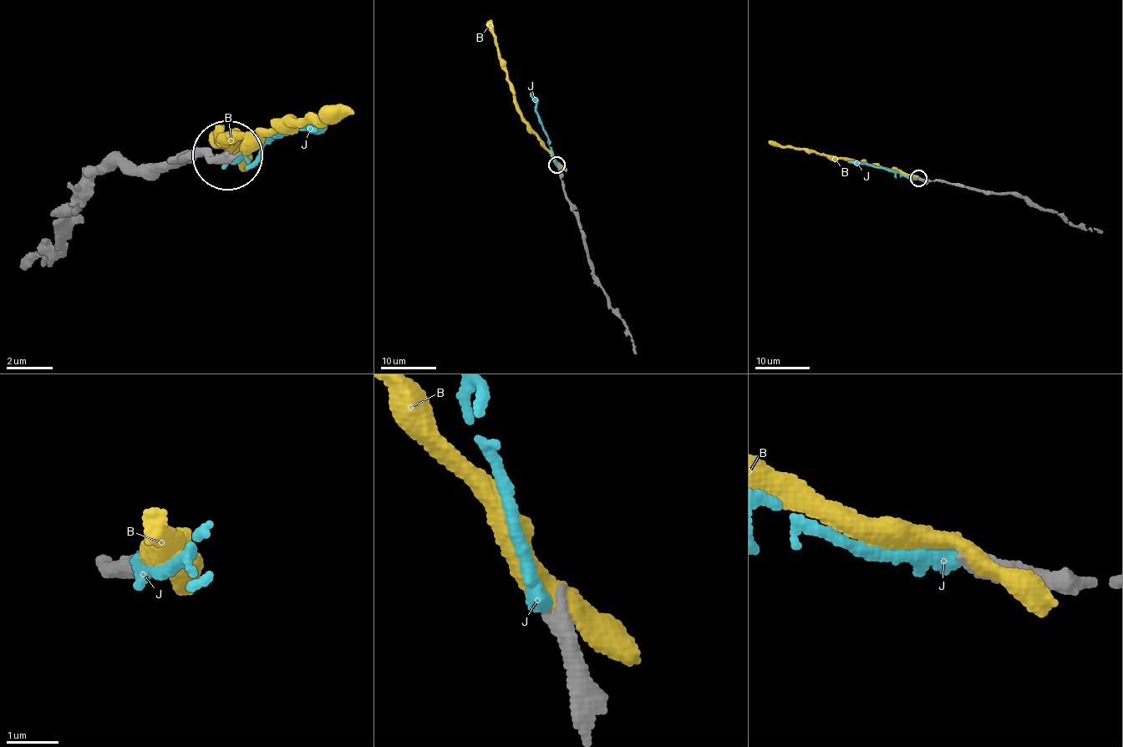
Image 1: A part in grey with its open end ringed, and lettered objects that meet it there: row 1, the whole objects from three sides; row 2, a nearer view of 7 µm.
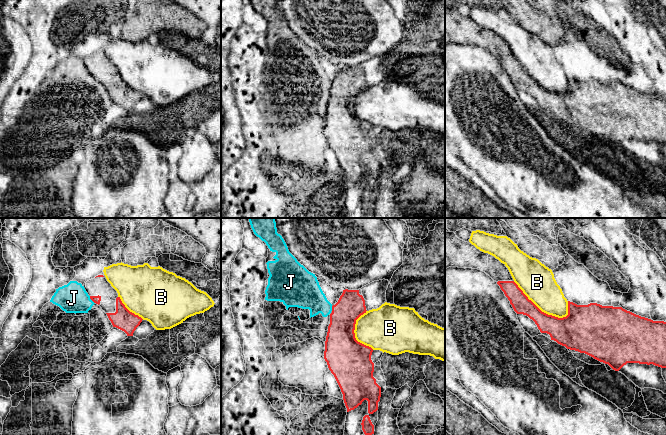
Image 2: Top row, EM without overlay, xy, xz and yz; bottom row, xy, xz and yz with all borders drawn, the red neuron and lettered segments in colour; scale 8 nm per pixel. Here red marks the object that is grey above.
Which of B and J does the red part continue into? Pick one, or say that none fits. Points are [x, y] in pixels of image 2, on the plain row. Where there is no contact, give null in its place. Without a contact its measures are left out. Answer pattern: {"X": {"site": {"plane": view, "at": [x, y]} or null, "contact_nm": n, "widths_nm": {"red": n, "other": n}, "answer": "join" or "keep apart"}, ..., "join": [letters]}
{"B": {"site": {"plane": "yz", "at": [539, 85]}, "contact_nm": 500, "widths_nm": {"red": 200, "other": 280}, "answer": "keep apart"}, "J": {"site": {"plane": "xy", "at": [91, 75]}, "contact_nm": 80, "widths_nm": {"red": 60, "other": 240}, "answer": "keep apart"}, "join": []}

